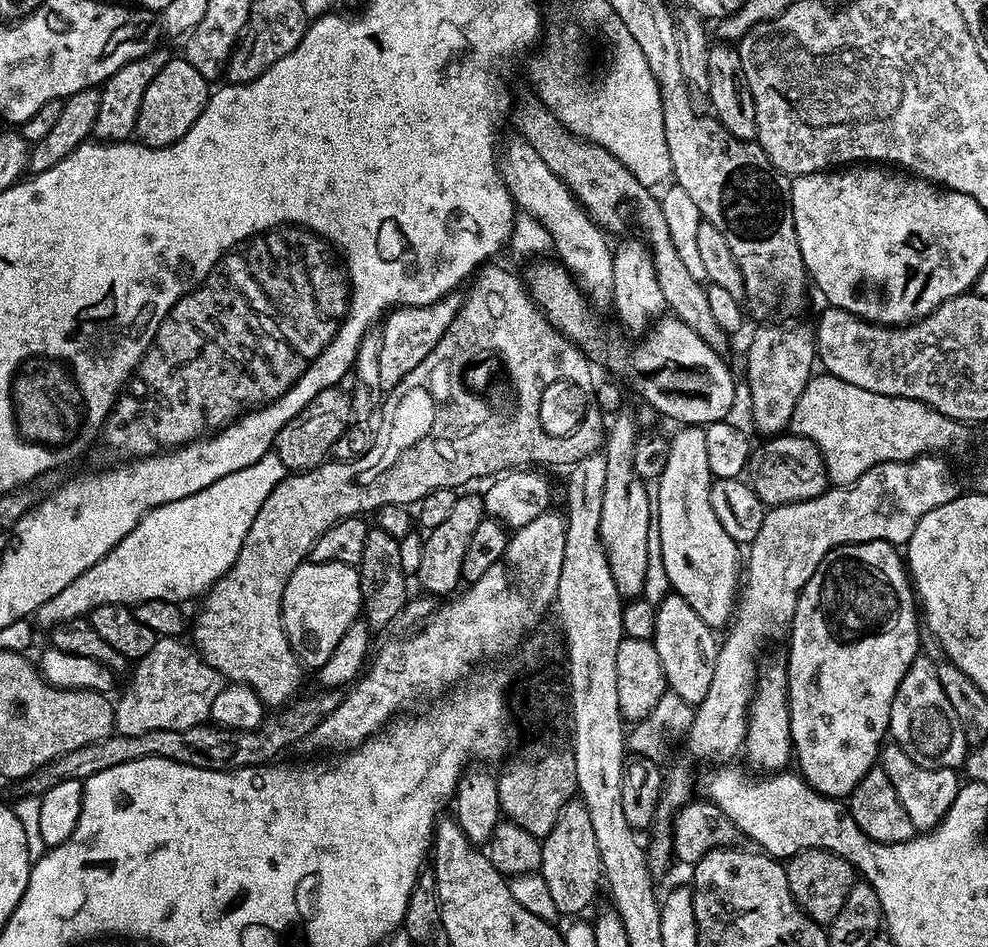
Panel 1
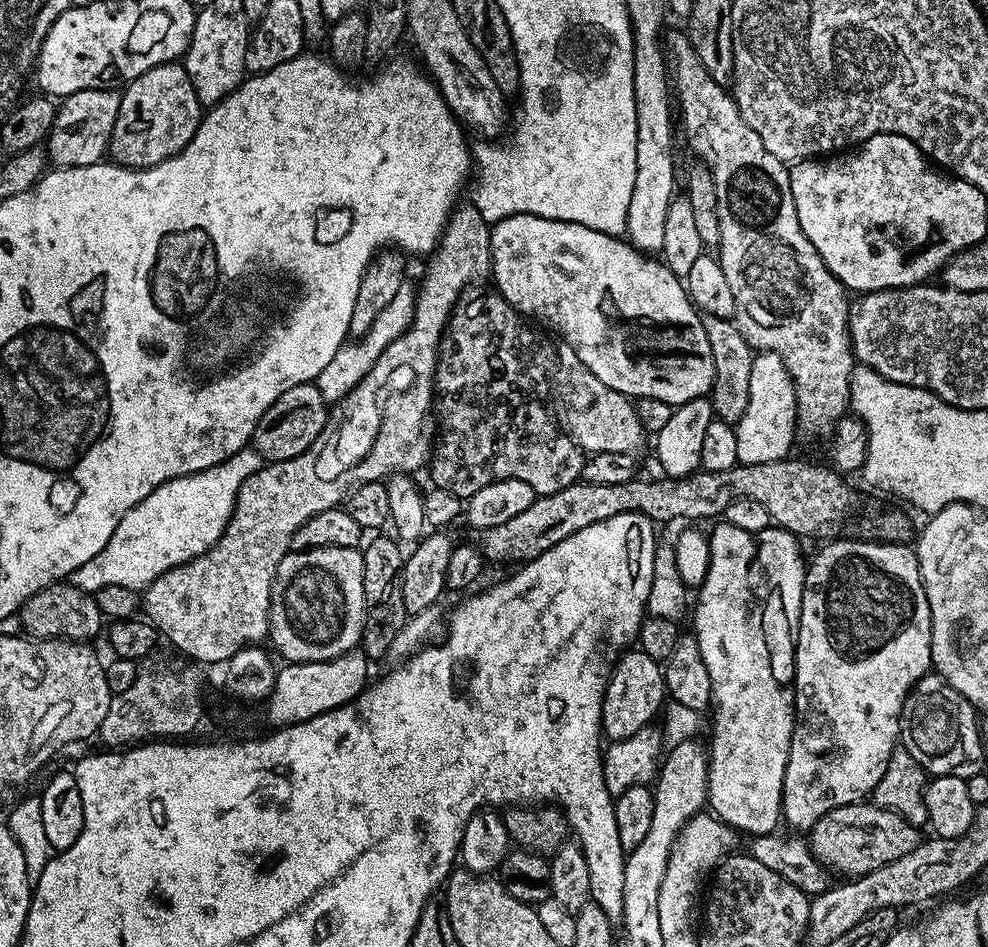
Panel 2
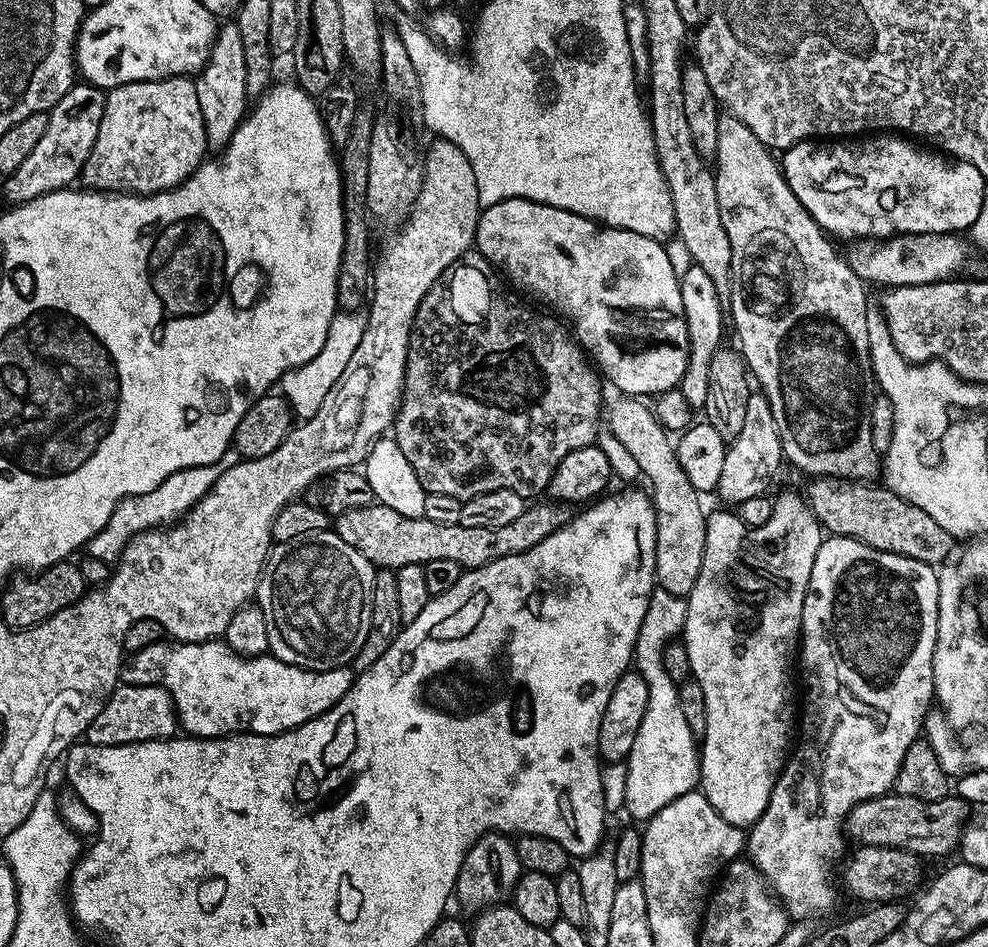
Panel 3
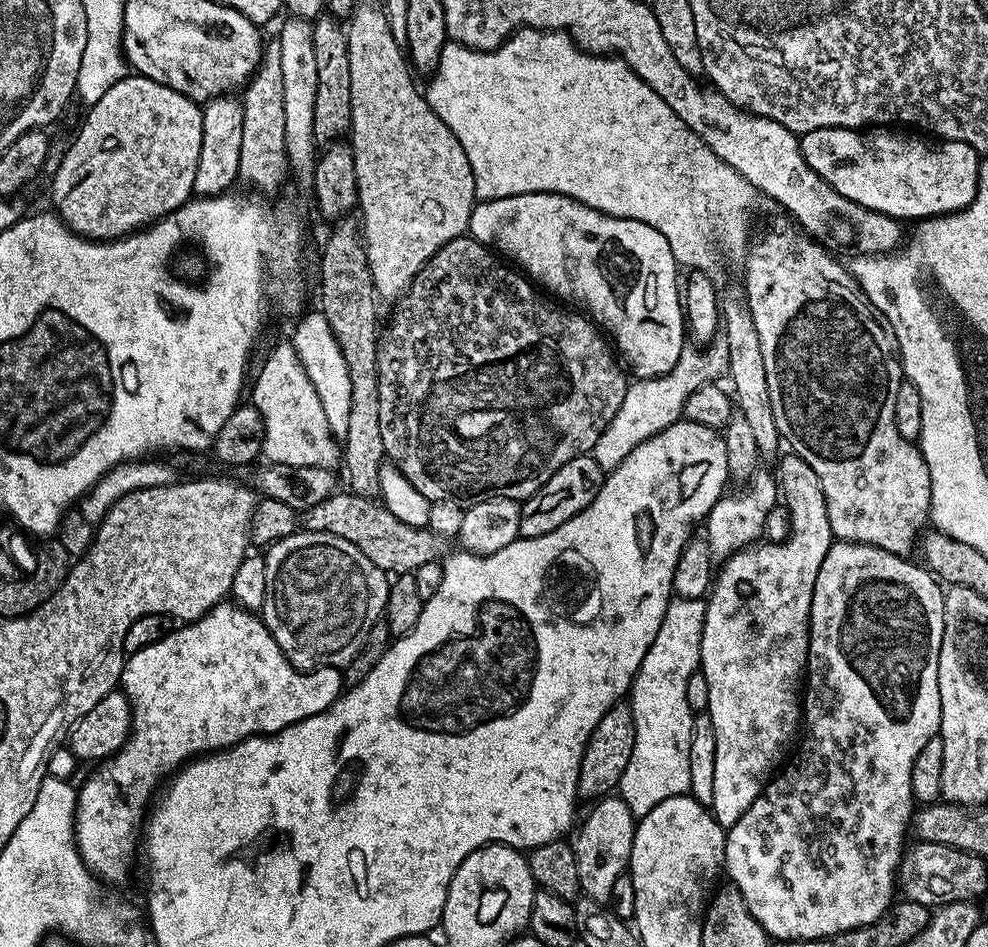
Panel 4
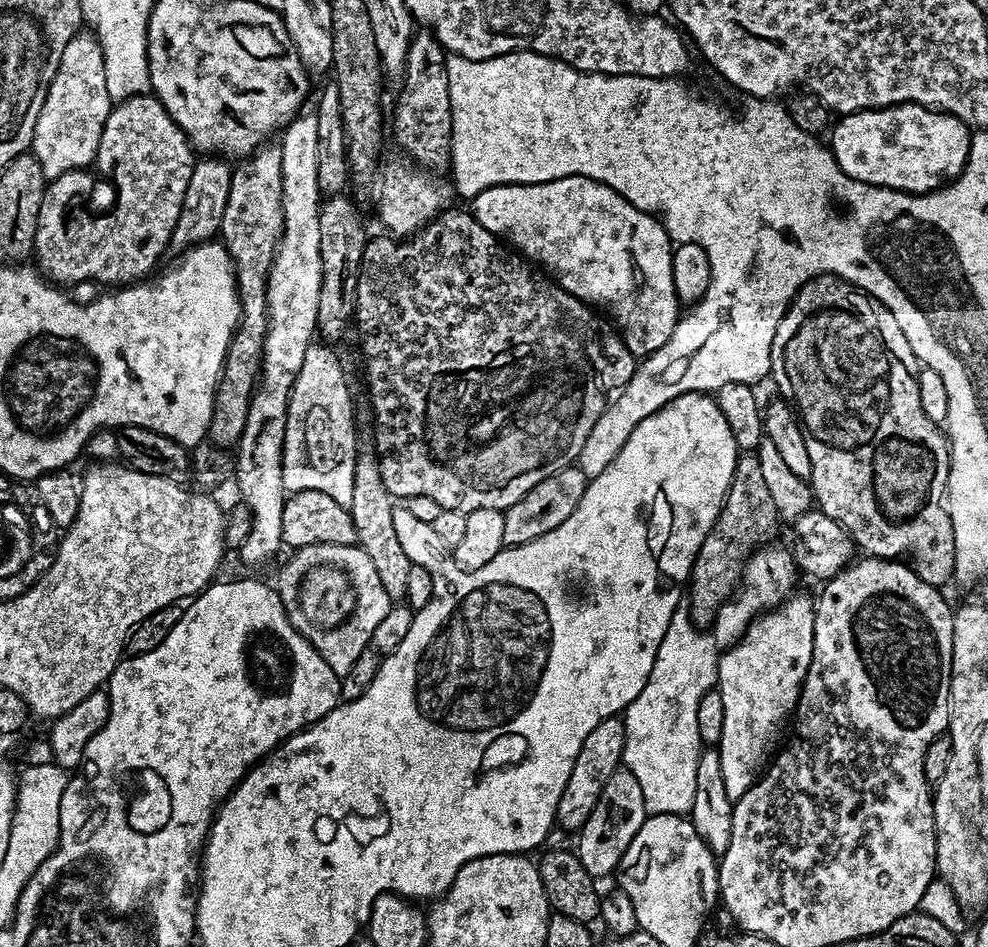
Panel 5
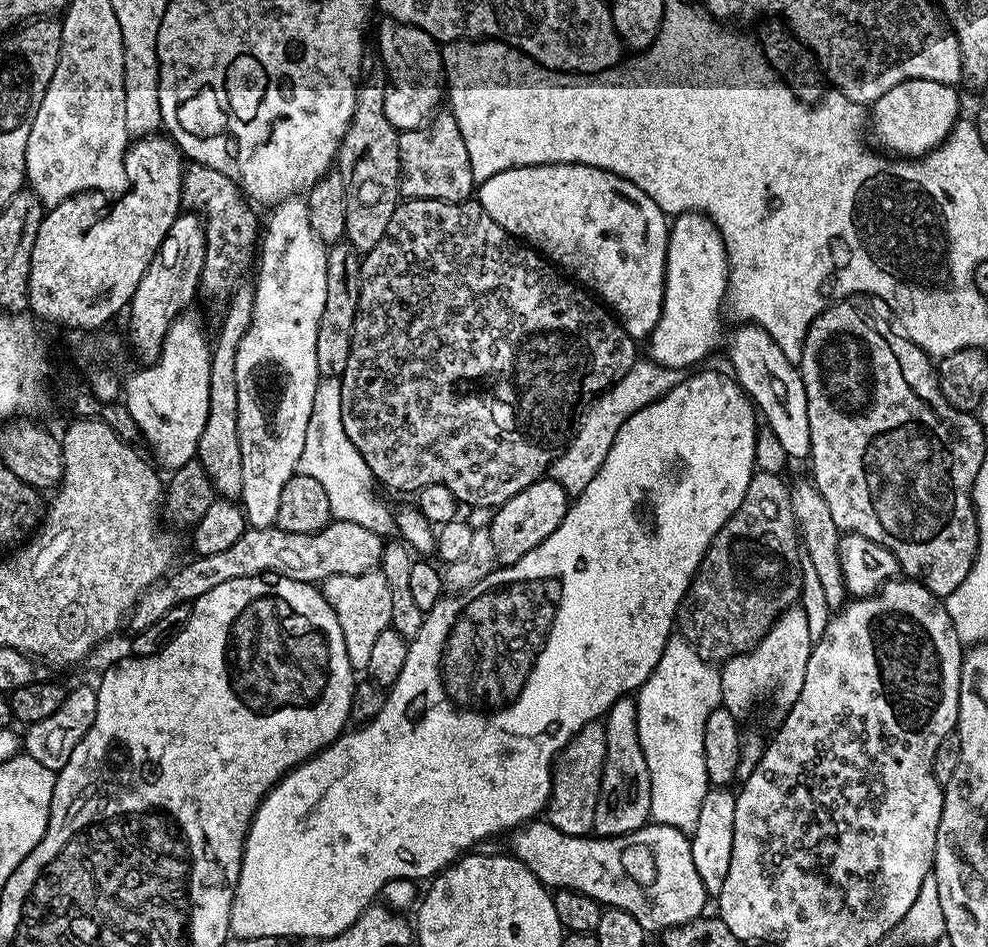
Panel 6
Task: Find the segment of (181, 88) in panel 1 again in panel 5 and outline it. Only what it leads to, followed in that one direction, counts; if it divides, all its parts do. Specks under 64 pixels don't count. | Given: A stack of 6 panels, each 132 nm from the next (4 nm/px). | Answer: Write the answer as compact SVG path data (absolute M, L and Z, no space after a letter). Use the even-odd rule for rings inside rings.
M145 94L119 101L113 107L110 118L106 118L102 142L94 161L94 168L108 176L112 183L116 201L109 212L91 212L88 209L88 199L96 188L96 180L88 170L67 172L51 181L45 187L42 206L38 210L34 260L37 260L35 263L39 271L60 286L80 284L83 280L108 284L104 286L127 286L143 281L159 262L164 247L167 249L172 243L174 226L182 210L182 198L186 198L186 185L190 182L193 163L194 149L188 143L187 134L176 125L174 118L170 118L155 95Z

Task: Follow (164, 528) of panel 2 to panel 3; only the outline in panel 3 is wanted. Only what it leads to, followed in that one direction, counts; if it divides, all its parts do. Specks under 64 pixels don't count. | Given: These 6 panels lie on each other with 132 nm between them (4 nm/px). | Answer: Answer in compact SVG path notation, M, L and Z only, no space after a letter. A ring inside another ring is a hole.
M230 450L226 454L222 454L222 458L218 458L218 462L206 466L194 466L170 474L170 478L166 478L166 482L162 482L162 486L154 486L154 490L150 490L150 494L128 496L120 501L114 514L110 514L110 522L106 522L106 526L102 526L102 530L98 530L98 534L94 534L94 538L86 546L87 555L107 562L119 560L122 549L139 532L149 532L152 528L168 526L179 521L181 516L185 516L209 492L214 486L214 482L218 482L218 478L222 478L222 474L226 470L230 470L230 466L241 463L241 460L241 456L236 451Z

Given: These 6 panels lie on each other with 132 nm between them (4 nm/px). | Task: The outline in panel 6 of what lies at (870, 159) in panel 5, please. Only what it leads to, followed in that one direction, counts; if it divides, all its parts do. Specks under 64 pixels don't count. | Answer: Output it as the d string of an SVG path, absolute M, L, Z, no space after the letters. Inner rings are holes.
M903 80L894 90L886 90L886 94L870 106L870 136L876 139L875 147L896 158L915 158L932 152L947 140L956 121L961 119L960 96L956 91L951 84L933 80Z

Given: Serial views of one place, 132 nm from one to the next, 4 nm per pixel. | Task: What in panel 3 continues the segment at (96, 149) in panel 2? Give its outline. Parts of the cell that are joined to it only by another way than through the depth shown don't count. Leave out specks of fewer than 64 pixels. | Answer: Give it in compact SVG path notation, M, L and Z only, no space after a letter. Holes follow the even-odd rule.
M73 83L71 90L62 98L62 102L58 102L48 113L46 134L42 134L42 138L38 138L34 150L30 150L30 154L26 154L26 158L13 167L16 169L13 170L12 177L5 182L4 196L9 200L7 202L9 205L25 204L42 194L57 192L59 188L66 188L77 183L76 180L83 171L86 158L94 146L94 138L98 136L98 126L104 113L104 98L105 93L101 89L95 88L93 84Z

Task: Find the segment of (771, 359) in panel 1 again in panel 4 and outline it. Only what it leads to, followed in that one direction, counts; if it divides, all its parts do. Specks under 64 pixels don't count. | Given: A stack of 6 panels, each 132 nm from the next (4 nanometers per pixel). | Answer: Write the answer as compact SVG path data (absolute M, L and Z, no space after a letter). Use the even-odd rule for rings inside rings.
M758 470L737 496L725 494L712 507L706 518L708 545L706 551L713 561L723 562L742 548L755 545L765 535L766 525L778 505L778 480L764 470ZM765 524L765 528L764 528ZM762 535L762 536L760 536ZM760 536L760 537L759 537Z

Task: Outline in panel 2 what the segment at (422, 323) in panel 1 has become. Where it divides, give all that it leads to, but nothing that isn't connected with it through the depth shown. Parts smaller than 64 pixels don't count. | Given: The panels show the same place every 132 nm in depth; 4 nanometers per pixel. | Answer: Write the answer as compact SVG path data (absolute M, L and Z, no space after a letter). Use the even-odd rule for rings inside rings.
M410 280L404 281L392 302L378 312L372 328L367 333L361 335L360 342L362 343L358 344L350 340L337 347L330 366L316 377L316 385L324 401L333 404L342 399L350 389L363 379L365 373L373 368L386 346L394 338L401 336L408 329L409 325L412 324L413 310L416 308L417 289L415 283L413 282L412 284L411 282Z

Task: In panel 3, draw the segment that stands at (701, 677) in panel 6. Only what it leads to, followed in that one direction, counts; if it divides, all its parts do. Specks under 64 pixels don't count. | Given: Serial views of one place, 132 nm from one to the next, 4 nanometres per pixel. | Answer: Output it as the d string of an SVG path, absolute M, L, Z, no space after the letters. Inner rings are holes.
M659 586L653 587L652 594L648 597L646 618L642 618L642 630L638 630L634 668L646 682L646 690L649 691L650 698L646 698L646 715L642 717L642 726L638 726L638 738L634 738L634 746L626 761L628 770L623 811L629 812L634 819L640 820L639 822L651 820L654 814L658 814L658 810L662 810L662 806L670 806L674 798L682 798L682 794L697 791L700 783L698 737L692 733L686 723L686 718L682 714L679 687L670 678L664 665L664 651L683 633L687 609L688 602L685 597L676 597Z

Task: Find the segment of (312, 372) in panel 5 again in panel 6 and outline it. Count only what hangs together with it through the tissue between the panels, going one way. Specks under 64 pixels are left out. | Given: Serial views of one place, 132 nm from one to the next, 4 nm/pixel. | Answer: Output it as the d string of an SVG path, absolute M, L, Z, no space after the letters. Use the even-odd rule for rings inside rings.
M336 378L321 379L314 394L314 410L310 410L310 426L306 426L306 446L302 446L302 458L298 469L299 475L315 478L326 490L330 498L330 510L333 517L346 522L355 522L357 526L366 526L381 538L397 535L396 517L382 501L376 498L370 466L358 454L354 442L346 438L342 426L342 394L340 381Z

